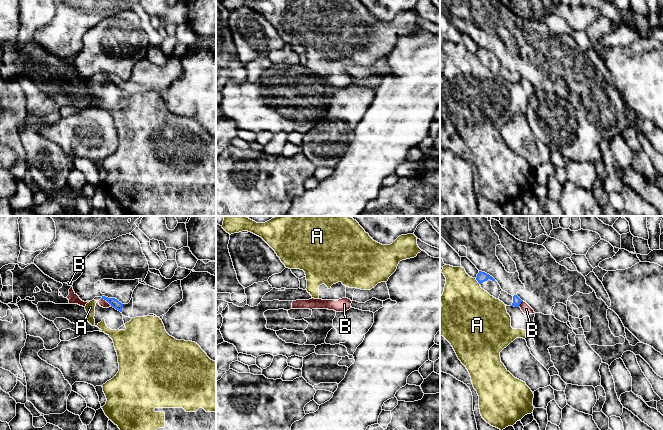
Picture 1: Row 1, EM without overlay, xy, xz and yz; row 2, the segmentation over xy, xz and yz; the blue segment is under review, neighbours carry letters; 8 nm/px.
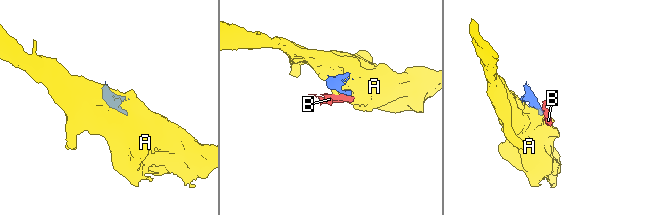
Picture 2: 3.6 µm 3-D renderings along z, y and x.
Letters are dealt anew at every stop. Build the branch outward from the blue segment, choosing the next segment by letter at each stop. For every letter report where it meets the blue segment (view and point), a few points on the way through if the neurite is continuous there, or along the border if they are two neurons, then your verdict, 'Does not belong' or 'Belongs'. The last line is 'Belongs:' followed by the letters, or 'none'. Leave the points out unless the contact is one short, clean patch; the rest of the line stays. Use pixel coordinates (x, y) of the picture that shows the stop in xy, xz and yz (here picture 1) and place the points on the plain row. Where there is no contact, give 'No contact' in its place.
A: Touches blue at yz (477, 56). Does not belong
B: Touches blue at xy (106, 76). Boundary: xy (101, 74), (111, 82). Does not belong
Belongs: none

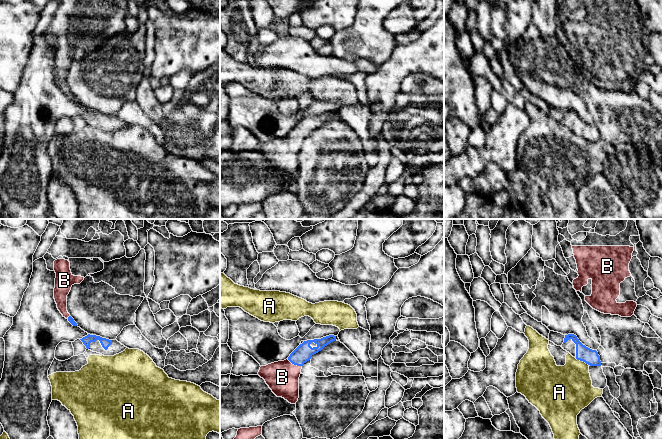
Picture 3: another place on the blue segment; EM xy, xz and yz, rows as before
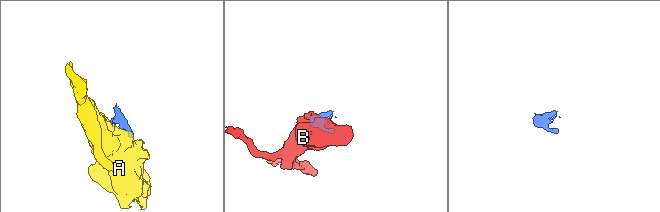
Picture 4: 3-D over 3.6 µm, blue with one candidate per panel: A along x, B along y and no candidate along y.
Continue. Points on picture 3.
A: Touches blue at yz (582, 136). Does not belong
B: Touches blue at xz (294, 140). Path across: xz (303, 129), (294, 140), (282, 153). Belongs
Belongs: B

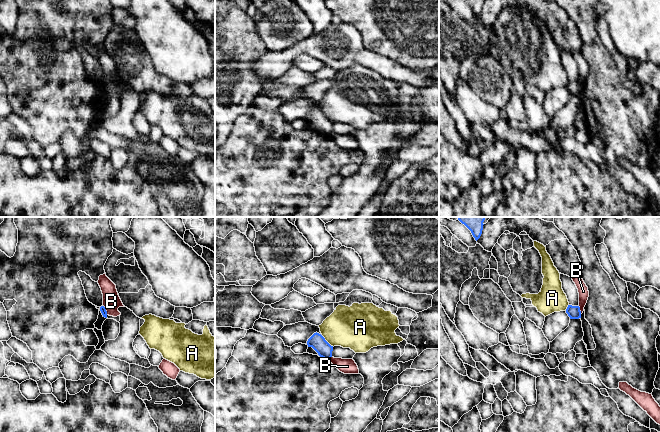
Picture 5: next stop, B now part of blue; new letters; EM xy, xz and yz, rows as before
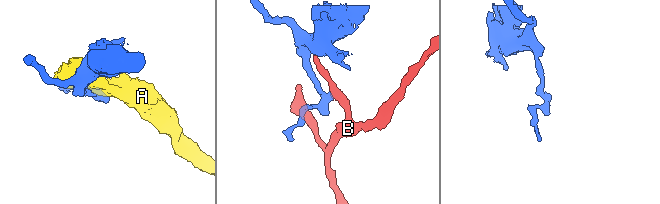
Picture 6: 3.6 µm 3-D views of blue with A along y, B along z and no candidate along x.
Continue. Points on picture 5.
A: Touches blue at xz (326, 117). Does not belong
B: Touches blue at yz (579, 86). Boundary: yz (578, 82), (581, 89). Does not belong
Belongs: none

